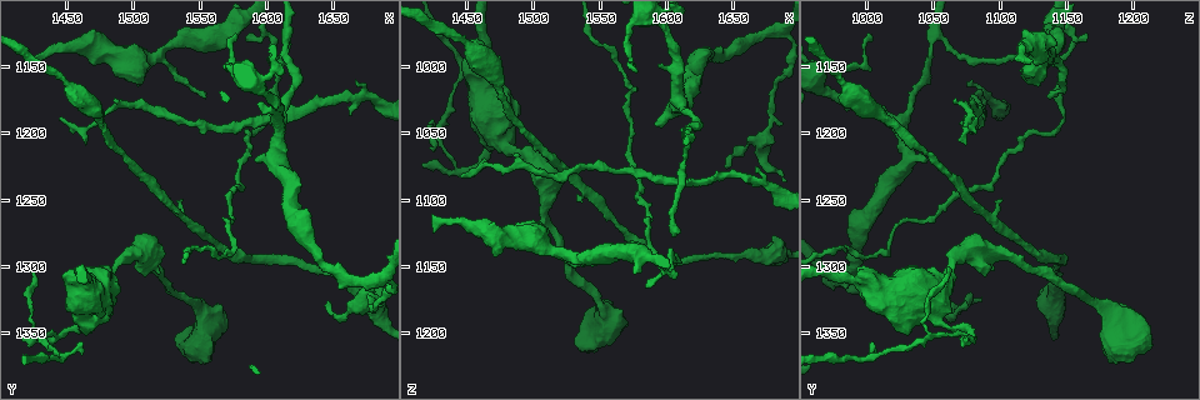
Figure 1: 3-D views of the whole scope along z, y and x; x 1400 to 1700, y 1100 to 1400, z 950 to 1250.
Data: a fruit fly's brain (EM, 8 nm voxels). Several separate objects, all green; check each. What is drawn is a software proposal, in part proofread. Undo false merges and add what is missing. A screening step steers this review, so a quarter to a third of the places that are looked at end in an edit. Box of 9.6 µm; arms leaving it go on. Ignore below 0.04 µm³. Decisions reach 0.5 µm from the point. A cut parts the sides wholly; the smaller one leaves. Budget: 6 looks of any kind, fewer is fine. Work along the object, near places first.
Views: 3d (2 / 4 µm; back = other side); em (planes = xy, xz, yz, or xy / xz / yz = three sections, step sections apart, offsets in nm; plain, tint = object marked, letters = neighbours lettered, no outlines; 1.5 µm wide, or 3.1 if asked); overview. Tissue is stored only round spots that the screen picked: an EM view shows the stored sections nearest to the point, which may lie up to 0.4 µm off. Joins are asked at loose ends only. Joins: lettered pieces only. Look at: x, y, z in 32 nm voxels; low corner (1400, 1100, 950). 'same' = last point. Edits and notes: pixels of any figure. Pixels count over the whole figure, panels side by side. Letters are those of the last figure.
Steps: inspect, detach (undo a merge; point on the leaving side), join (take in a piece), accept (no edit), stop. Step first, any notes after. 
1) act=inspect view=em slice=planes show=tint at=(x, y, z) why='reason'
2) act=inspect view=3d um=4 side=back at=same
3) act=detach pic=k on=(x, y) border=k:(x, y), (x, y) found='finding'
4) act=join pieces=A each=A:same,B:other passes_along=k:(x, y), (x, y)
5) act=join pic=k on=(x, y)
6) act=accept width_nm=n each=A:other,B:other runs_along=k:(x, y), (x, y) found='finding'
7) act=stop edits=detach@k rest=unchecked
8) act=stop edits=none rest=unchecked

act=inspect view=3d um=2 at=(1426, 1144, 1126) why='long arm stops here'

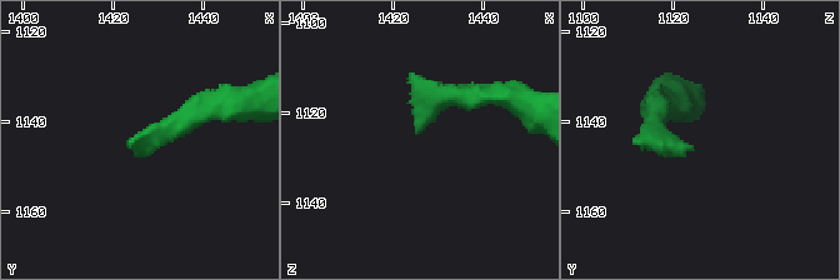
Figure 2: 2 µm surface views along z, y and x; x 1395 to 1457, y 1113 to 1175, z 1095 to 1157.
act=inspect view=em slice=planes show=tint at=(1424, 1146, 1125)

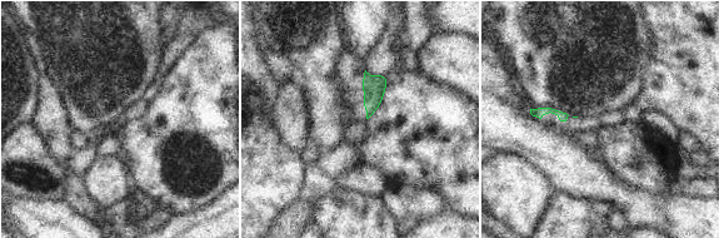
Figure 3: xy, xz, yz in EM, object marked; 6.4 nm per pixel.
act=inspect view=em slice=planes show=letters at=same why='what lies round it'

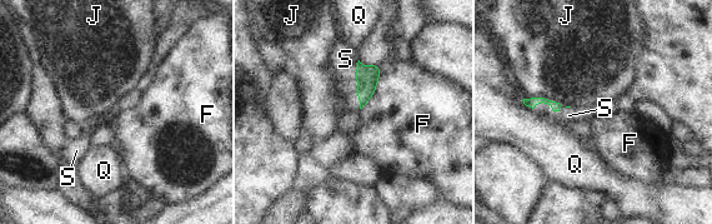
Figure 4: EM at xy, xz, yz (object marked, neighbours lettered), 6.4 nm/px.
act=join pieces=S each=F:other,J:other,Q:other,S:same passes_along=4:(367, 76), (357, 84), (345, 59) found='the neuron continues'

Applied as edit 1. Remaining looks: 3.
act=inspect view=overview why='see it whole again'

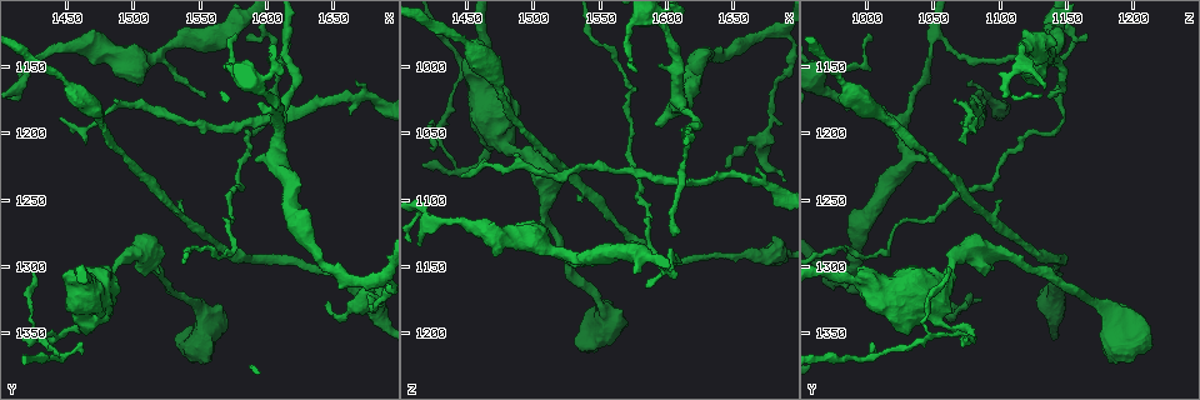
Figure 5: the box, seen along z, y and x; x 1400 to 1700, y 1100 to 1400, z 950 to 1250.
act=inspect view=3d um=4 at=(1678, 1320, 1048) why='thick turns thin'

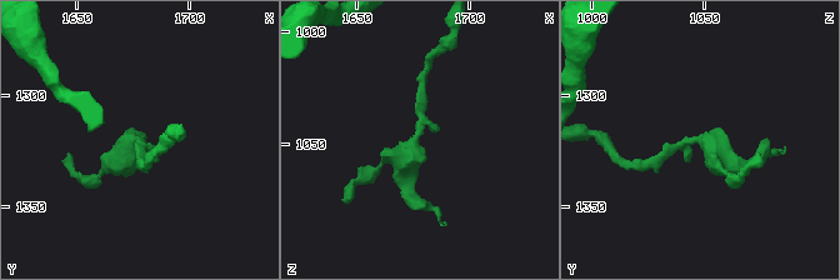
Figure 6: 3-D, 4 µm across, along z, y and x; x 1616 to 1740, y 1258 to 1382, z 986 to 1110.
act=inspect view=em slice=planes show=letters at=(1678, 1320, 1046) why='now the EM'

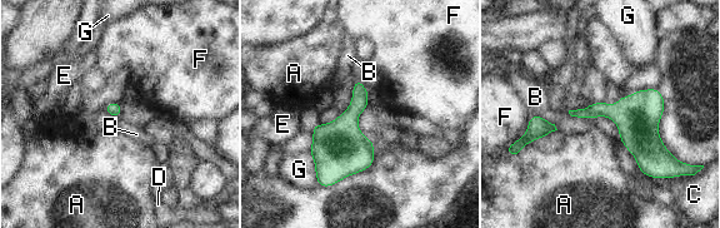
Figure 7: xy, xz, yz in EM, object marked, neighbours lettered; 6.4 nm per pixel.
act=accept width_nm=90 each=A:other,B:other,C:other,D:other,E:other,F:other,G:other border=7:(531, 114), (543, 117), (558, 129) found='continuous, no second neuron'

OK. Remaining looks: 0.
act=stop edits=join@4 rest=unchecked

